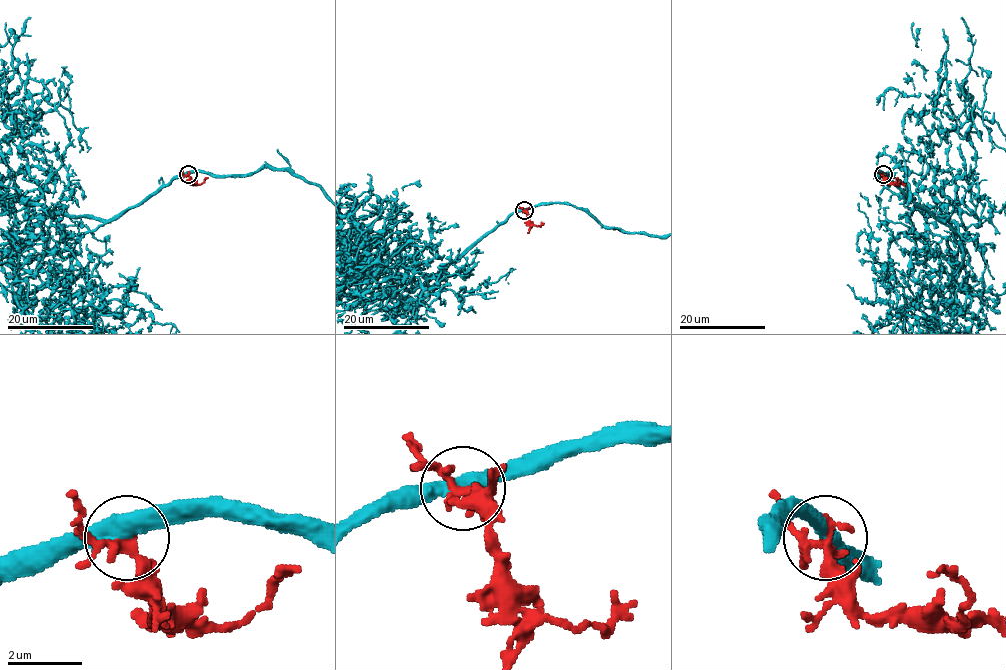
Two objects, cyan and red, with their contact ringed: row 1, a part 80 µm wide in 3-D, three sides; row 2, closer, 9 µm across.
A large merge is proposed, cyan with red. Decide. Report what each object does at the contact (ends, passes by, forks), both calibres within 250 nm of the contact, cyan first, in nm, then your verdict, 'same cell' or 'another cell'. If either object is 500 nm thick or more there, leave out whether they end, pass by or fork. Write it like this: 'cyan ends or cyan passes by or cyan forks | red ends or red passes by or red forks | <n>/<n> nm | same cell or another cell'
cyan passes by | red forks | 440/240 nm | another cell

